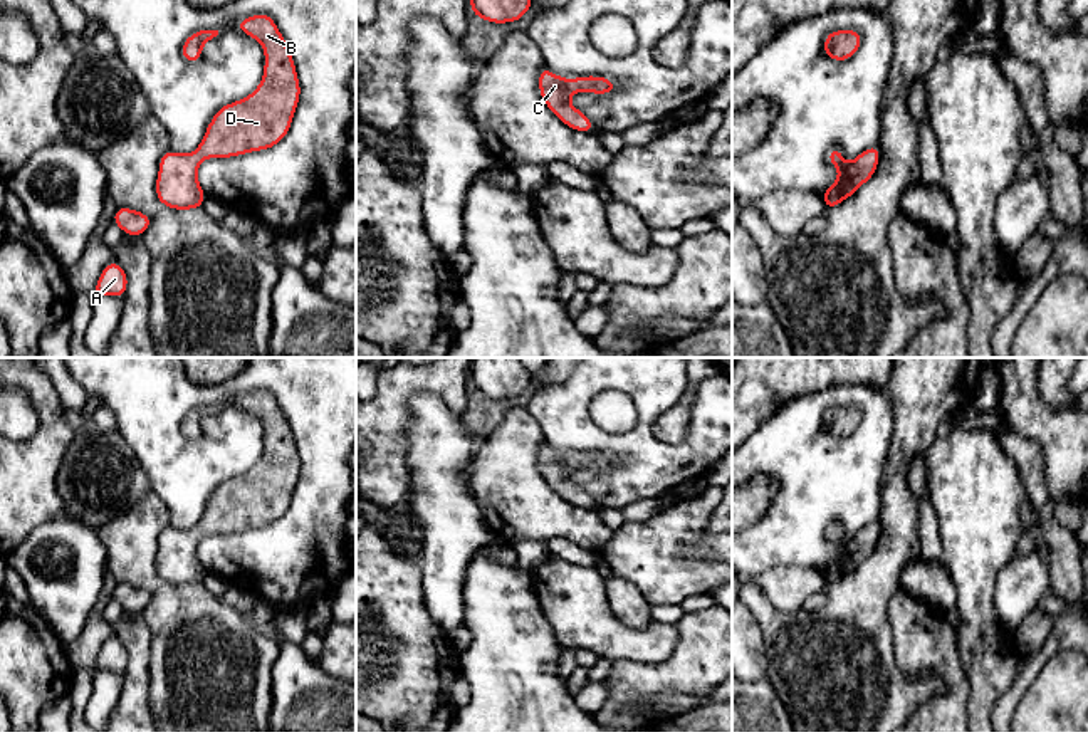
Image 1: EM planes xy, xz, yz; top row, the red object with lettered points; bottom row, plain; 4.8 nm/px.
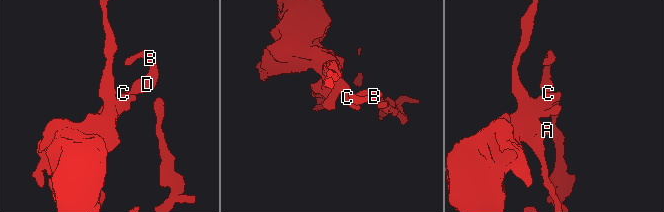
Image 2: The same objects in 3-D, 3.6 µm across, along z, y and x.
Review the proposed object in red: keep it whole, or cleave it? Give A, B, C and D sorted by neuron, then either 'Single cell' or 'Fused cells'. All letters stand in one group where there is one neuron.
Groups: A B C D. Single cell

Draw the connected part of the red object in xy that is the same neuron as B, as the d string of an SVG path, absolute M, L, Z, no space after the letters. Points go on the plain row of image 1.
M267 390L242 395L237 405L262 420L264 455L250 472L217 487L195 529L168 525L160 534L156 574L165 583L180 588L203 583L207 571L196 554L201 536L269 525L289 509L301 472L289 423Z

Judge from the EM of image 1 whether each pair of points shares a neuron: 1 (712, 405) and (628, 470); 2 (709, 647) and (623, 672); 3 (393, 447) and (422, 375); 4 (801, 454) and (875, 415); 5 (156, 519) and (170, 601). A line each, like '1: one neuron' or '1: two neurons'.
1: one neuron
2: one neuron
3: one neuron
4: one neuron
5: one neuron

